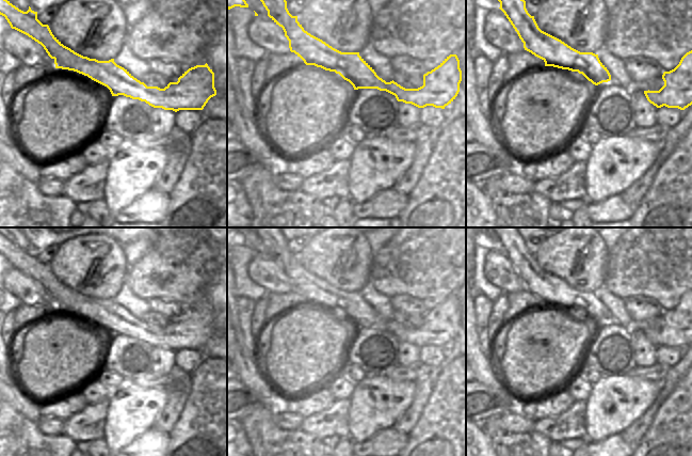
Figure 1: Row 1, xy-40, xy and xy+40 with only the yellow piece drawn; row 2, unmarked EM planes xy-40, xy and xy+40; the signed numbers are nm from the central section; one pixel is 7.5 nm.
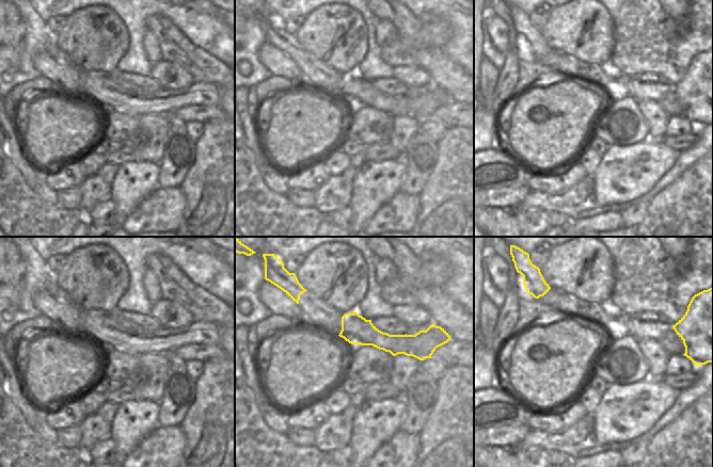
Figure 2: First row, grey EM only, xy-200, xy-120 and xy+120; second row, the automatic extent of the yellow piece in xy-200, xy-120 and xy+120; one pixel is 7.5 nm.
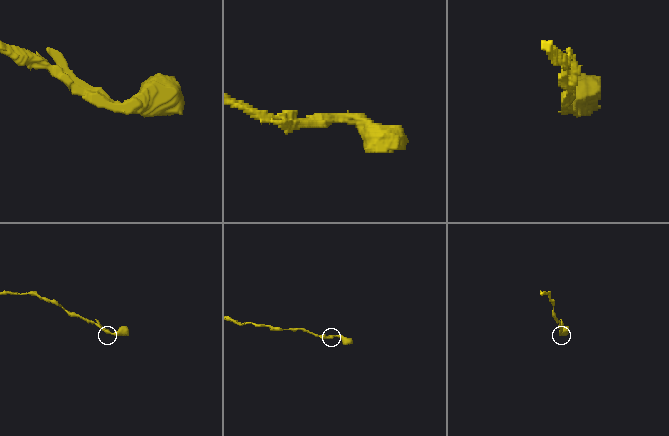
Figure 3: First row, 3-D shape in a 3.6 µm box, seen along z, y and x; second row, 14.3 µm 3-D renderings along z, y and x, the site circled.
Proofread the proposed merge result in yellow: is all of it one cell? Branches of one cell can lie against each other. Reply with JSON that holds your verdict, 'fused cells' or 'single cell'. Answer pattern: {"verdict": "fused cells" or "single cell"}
{"verdict": "fused cells"}

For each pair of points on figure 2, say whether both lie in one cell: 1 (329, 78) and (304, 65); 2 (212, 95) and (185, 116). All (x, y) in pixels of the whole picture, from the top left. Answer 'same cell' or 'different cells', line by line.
1: same cell
2: different cells

